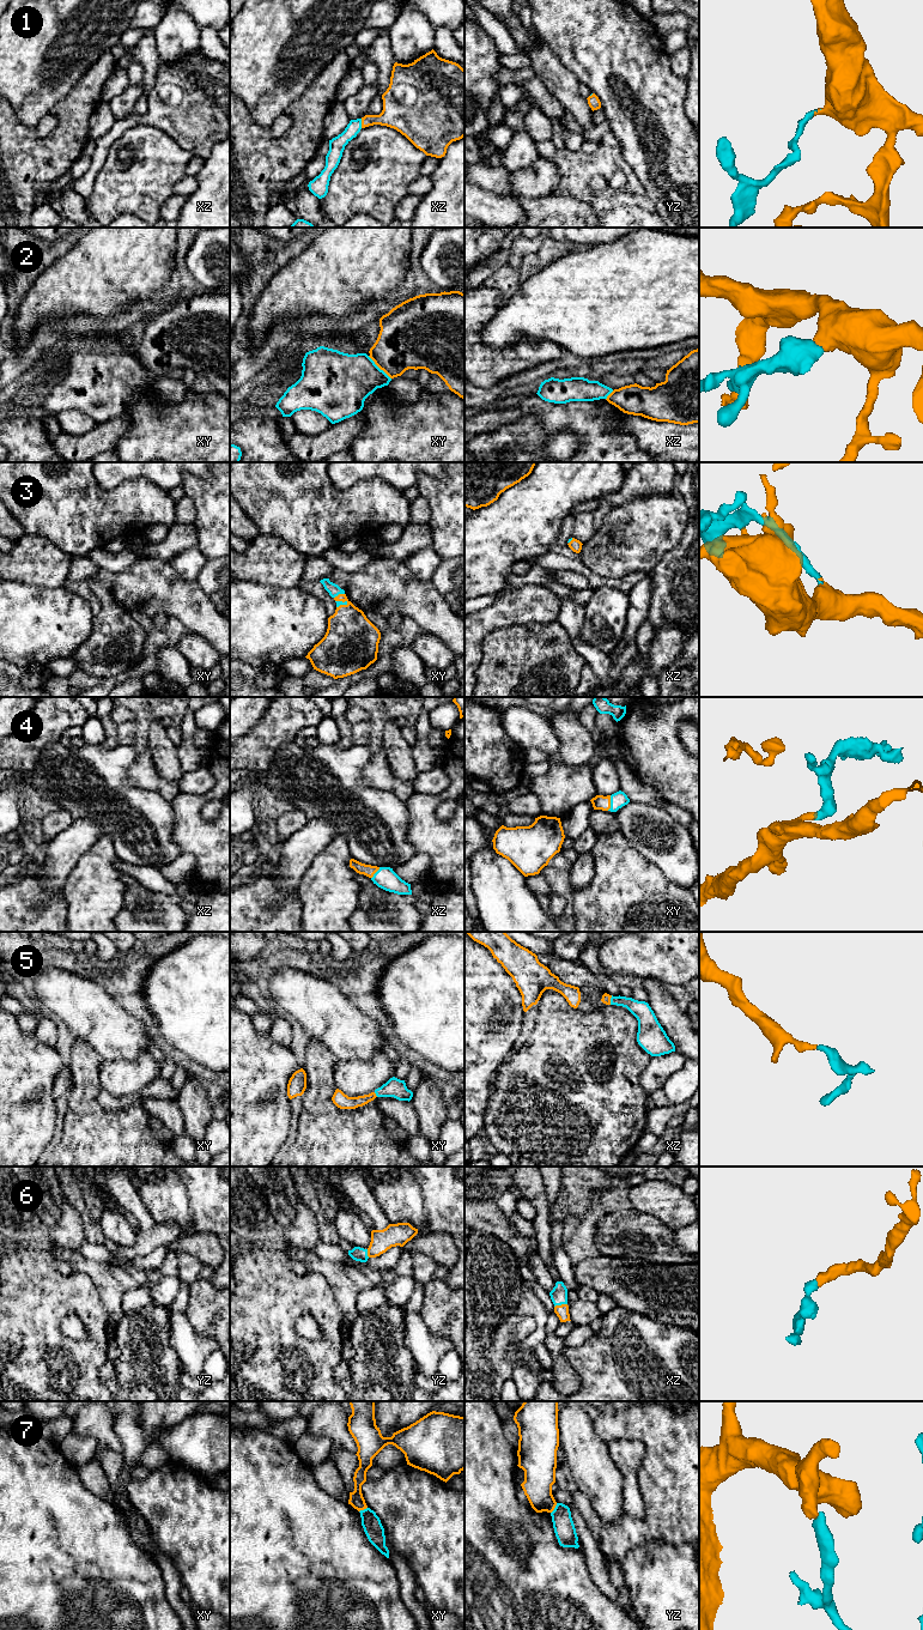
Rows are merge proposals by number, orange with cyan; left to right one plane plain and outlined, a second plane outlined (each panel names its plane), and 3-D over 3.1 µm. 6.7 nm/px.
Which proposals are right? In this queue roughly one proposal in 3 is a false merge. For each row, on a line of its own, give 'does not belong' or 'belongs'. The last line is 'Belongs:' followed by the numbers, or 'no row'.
1: belongs
2: does not belong
3: belongs
4: belongs
5: belongs
6: belongs
7: does not belong
Belongs: 1, 3, 4, 5, 6

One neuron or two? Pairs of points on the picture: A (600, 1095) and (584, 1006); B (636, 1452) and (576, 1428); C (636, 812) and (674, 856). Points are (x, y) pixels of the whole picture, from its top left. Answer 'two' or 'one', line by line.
A: two
B: two
C: one

